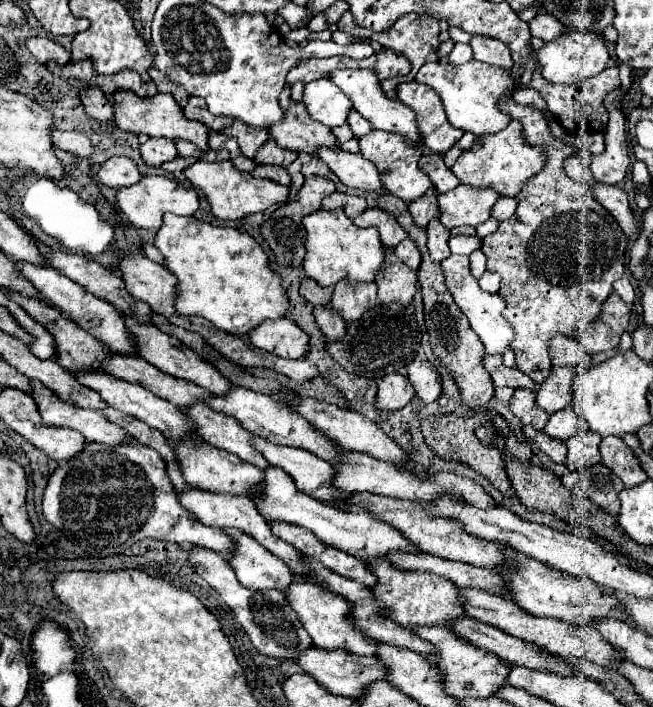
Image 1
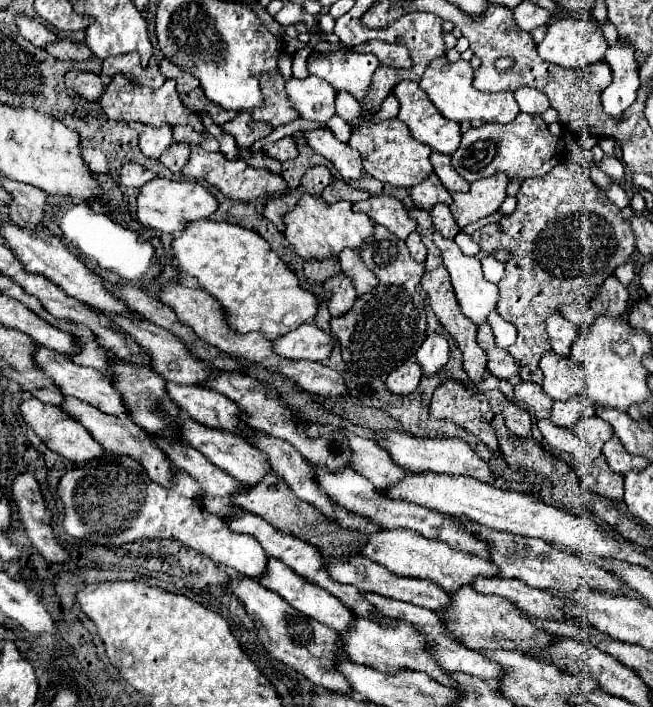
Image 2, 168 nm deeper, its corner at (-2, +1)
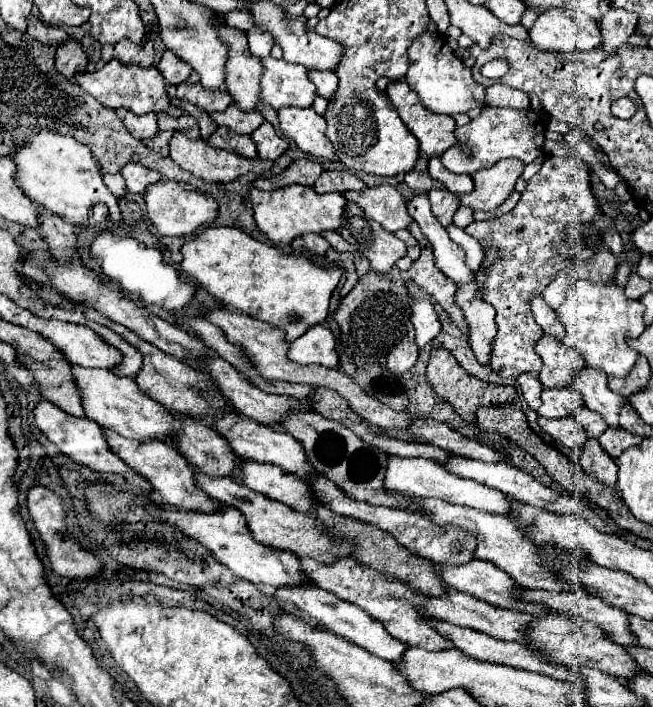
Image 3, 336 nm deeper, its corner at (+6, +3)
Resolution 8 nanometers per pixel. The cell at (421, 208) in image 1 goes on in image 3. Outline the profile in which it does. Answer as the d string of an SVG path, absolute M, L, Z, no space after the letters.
M420 157L416 161L416 165L406 173L404 181L408 183L408 187L414 191L414 193L420 193L420 191L430 191L434 187L440 187L444 189L444 185L438 185L438 181L434 181L428 173L428 157Z

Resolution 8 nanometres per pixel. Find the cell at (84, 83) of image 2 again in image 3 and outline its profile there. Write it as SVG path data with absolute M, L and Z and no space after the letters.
M68 39L68 41L58 45L58 49L56 49L56 69L58 69L60 75L72 79L76 73L86 71L86 63L88 63L88 57L86 57L84 49L80 47L80 41Z

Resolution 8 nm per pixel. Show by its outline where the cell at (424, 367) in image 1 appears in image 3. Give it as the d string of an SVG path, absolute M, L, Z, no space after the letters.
M412 299L412 313L410 321L416 329L416 343L422 349L426 343L434 341L434 337L440 333L442 325L438 321L438 313L434 311L434 305L428 299Z

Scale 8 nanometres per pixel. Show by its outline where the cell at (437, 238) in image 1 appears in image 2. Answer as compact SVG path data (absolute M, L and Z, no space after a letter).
M438 203L430 211L430 215L432 215L432 223L434 223L436 231L440 231L440 235L444 235L444 239L454 239L454 235L460 231L460 227L456 225L456 221L454 221L454 217L446 205Z

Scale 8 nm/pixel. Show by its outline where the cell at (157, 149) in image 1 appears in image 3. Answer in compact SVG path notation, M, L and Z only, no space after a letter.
M132 111L126 113L124 117L124 127L140 141L150 139L156 135L158 125L156 125L156 113L148 113L148 115L134 115Z

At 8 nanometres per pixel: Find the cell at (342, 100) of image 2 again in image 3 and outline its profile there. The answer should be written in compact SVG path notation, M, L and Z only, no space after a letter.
M308 69L308 77L310 77L310 81L316 85L318 95L322 95L322 97L326 97L326 99L330 99L332 93L336 91L336 87L338 87L338 77L336 77L334 73Z

